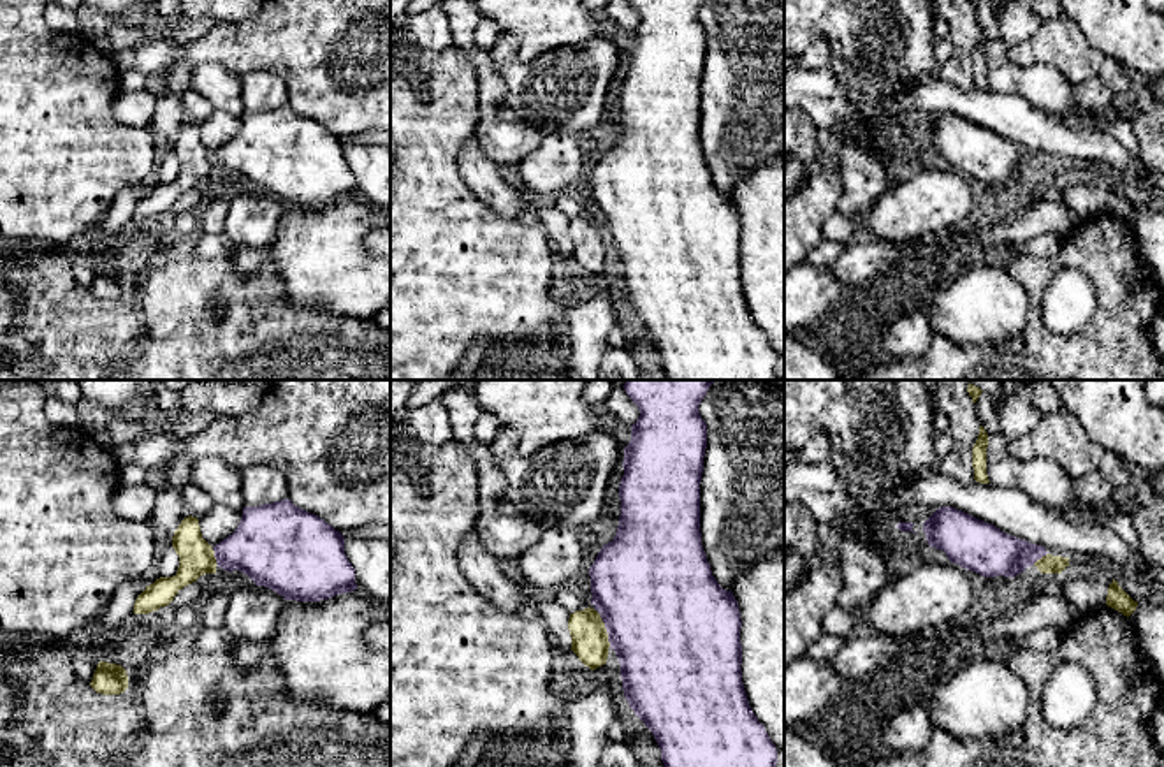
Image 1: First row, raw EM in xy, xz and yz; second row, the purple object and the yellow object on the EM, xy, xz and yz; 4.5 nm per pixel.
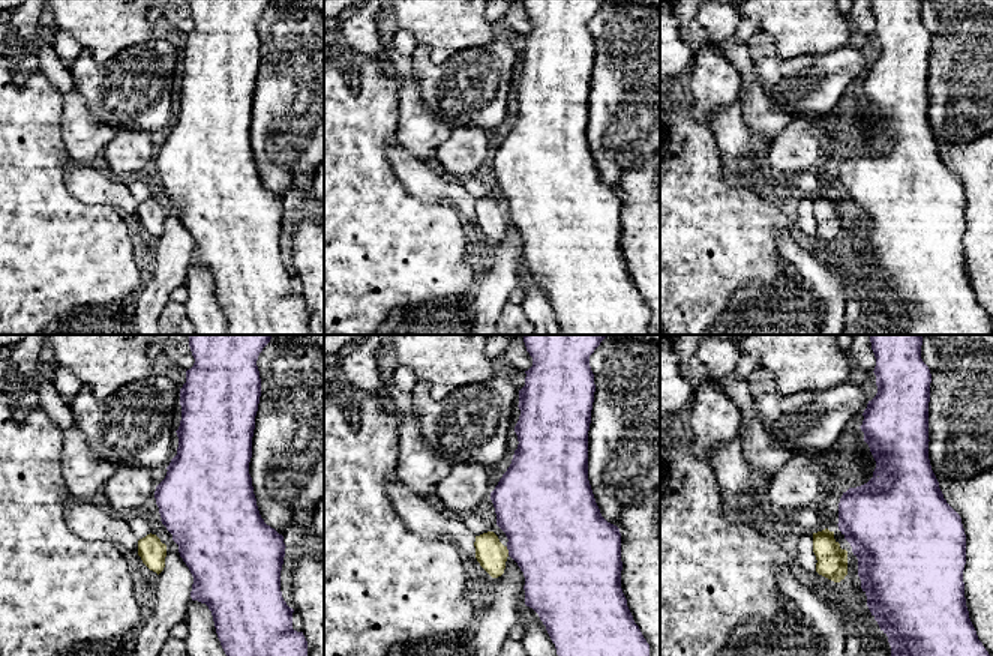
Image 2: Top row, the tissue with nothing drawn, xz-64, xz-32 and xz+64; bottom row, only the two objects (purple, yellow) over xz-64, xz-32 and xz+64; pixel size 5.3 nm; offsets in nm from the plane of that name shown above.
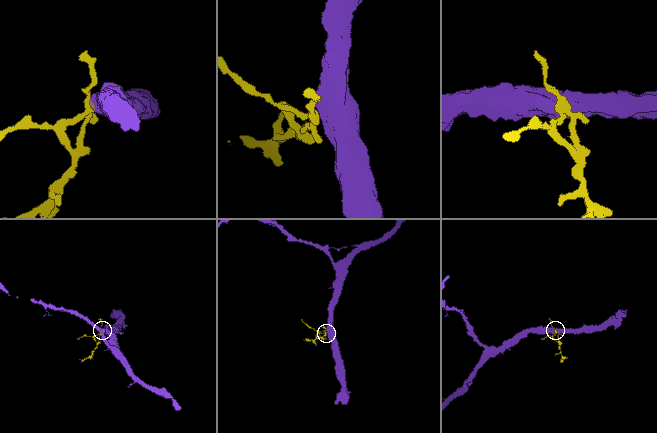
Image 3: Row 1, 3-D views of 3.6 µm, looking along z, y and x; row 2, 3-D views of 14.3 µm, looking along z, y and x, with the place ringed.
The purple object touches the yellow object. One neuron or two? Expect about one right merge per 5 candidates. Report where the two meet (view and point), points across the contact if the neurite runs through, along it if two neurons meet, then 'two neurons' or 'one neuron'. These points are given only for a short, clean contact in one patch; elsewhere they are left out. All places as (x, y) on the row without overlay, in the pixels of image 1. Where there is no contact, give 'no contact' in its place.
contact xz (607, 238); border xz (602, 227), (611, 252); two neurons

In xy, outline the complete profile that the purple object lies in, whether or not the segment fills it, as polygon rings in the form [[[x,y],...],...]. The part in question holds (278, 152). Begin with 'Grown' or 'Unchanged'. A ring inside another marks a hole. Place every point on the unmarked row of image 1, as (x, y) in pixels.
Unchanged. [[[288,104],[258,113],[244,113],[239,132],[213,153],[218,172],[246,179],[285,206],[320,208],[357,195],[355,174],[345,160],[345,144],[315,120]]]

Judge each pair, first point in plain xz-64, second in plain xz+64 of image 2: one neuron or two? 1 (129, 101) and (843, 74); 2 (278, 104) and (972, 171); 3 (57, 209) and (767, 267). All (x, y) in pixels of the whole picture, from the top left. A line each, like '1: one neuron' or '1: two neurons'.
1: one neuron
2: two neurons
3: one neuron

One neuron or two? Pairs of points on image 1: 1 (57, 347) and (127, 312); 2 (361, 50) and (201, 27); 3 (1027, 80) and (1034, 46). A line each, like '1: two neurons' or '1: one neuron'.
1: one neuron
2: two neurons
3: two neurons

